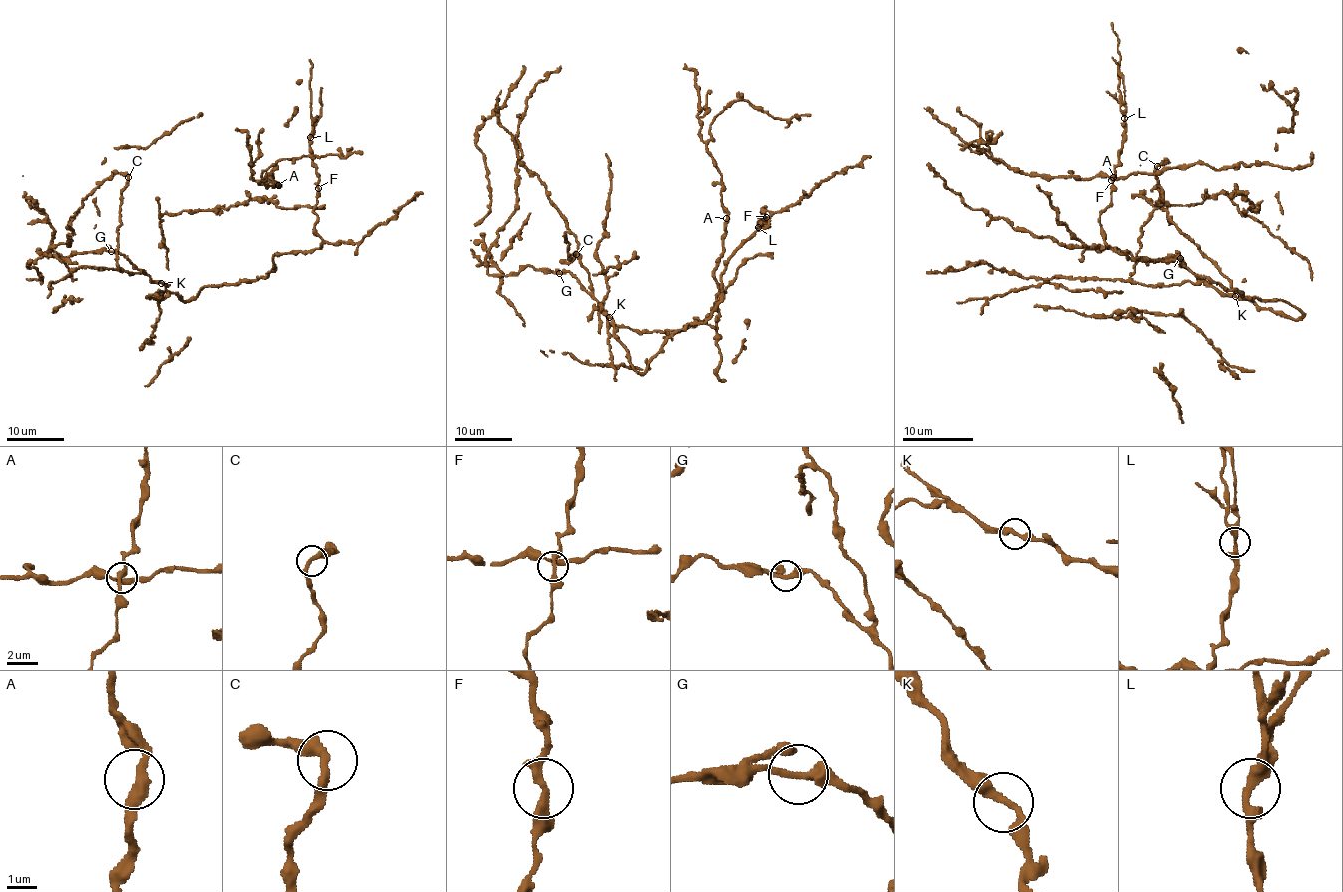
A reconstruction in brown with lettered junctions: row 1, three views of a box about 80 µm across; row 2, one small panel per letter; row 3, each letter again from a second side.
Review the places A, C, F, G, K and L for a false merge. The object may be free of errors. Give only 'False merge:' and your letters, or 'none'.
False merge: L

